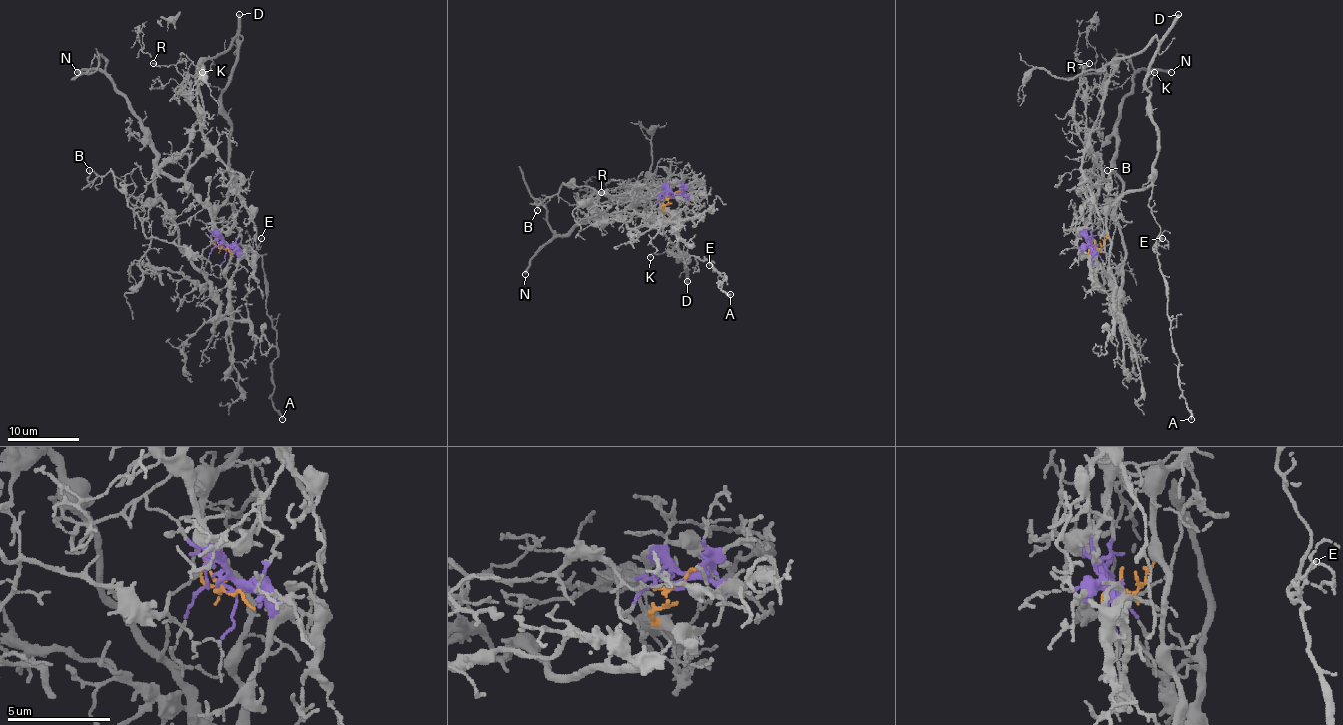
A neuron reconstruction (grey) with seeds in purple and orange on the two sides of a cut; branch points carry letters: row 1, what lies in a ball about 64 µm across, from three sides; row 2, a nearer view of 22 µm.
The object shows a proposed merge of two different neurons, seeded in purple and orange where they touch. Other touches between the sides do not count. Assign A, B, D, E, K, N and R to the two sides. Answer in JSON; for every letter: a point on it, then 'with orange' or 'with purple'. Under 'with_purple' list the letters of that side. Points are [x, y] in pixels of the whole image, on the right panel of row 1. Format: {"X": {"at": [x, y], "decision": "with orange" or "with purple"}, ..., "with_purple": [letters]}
{"A": {"at": [1191, 419], "decision": "with orange"}, "B": {"at": [1107, 170], "decision": "with purple"}, "D": {"at": [1178, 14], "decision": "with orange"}, "E": {"at": [1162, 238], "decision": "with orange"}, "K": {"at": [1154, 72], "decision": "with orange"}, "N": {"at": [1171, 72], "decision": "with purple"}, "R": {"at": [1089, 63], "decision": "with purple"}, "with_purple": ["B", "N", "R"]}

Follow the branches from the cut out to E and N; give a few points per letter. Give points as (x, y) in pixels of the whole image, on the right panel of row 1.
E: (1095, 246), (1104, 242), (1107, 212), (1152, 184), (1148, 207), (1161, 232), (1152, 246), (1157, 250), (1162, 237)
N: (1095, 246), (1086, 234), (1089, 201), (1112, 166), (1121, 100), (1141, 69), (1171, 71)

